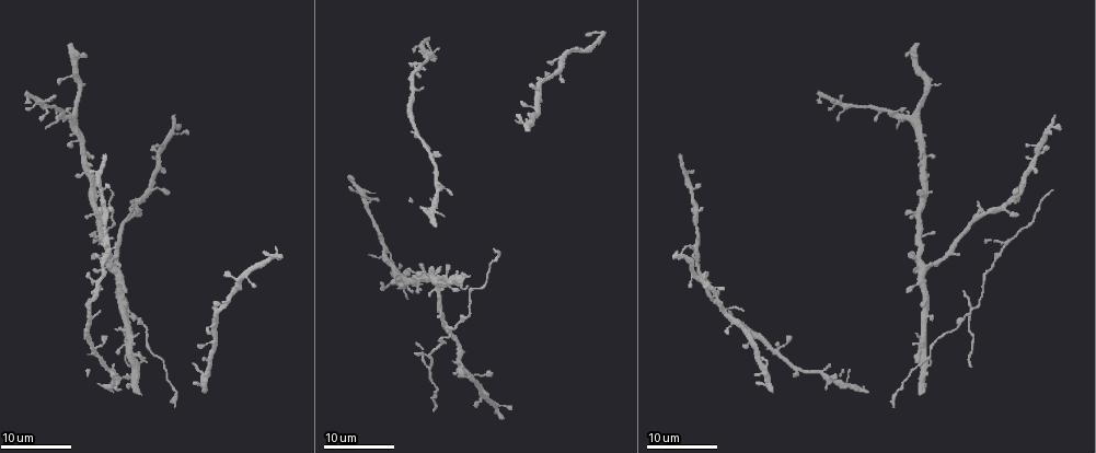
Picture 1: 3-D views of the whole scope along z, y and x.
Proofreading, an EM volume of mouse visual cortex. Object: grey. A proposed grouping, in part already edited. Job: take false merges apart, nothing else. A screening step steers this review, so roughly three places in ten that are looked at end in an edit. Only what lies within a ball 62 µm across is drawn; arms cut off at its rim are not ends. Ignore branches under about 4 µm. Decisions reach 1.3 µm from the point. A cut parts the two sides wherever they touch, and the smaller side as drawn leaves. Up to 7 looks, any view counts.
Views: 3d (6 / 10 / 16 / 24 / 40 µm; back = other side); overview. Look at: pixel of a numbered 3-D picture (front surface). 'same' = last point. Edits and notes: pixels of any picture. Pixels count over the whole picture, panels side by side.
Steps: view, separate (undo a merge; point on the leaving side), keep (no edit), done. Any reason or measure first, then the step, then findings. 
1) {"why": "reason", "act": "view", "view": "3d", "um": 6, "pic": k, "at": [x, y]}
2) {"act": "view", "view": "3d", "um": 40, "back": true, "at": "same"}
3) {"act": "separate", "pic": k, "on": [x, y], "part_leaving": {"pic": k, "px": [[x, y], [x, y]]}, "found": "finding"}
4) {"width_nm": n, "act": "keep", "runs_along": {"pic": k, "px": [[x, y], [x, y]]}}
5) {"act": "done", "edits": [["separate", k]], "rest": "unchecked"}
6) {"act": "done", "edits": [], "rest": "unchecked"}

{"why": "two arms in line, one across", "act": "view", "view": "3d", "um": 24, "pic": 1, "at": [929, 351]}

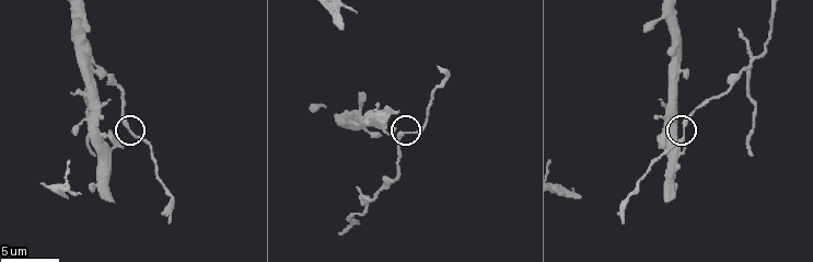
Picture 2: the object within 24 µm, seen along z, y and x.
{"why": "zoom in", "act": "view", "view": "3d", "um": 6, "pic": 2, "at": [685, 129]}

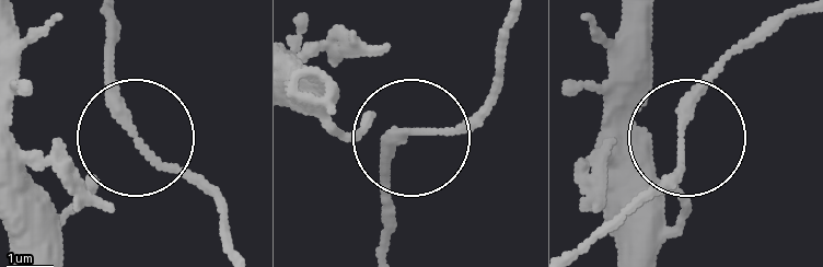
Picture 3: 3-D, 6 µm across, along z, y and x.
{"width_nm": 150, "act": "keep", "runs_along": {"pic": 3, "px": [[302, 99], [342, 135], [443, 135], [498, 91]]}, "found": "all the same cell"}

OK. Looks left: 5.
{"why": "branch point", "act": "view", "view": "3d", "um": 24, "pic": 1, "at": [427, 367]}

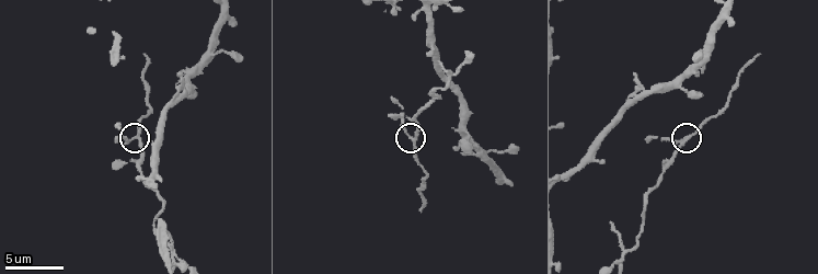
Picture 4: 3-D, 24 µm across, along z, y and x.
{"act": "view", "view": "3d", "um": 6, "pic": 4, "at": [686, 137]}

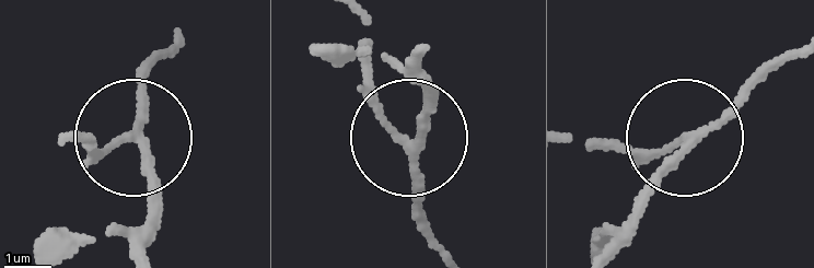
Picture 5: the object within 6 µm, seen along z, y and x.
{"arms": 3, "act": "keep", "found": "continuous, no second cell"}

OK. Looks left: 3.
{"why": "looks like a crossing", "act": "view", "view": "3d", "um": 16, "pic": 4, "at": [622, 257]}

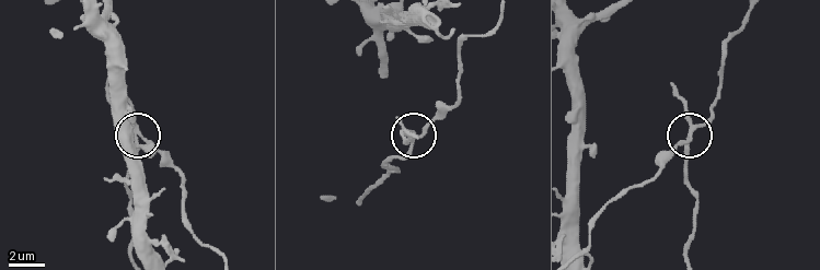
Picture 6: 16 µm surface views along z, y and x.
{"width_nm": 210, "act": "separate", "pic": 6, "on": [686, 105], "part_leaving": {"pic": 6, "px": [[688, 133], [688, 185], [696, 203], [688, 251]]}, "found": "a second cell is stuck on"}

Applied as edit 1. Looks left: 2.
{"act": "done", "edits": [["separate", 6]], "rest": "unchecked"}

